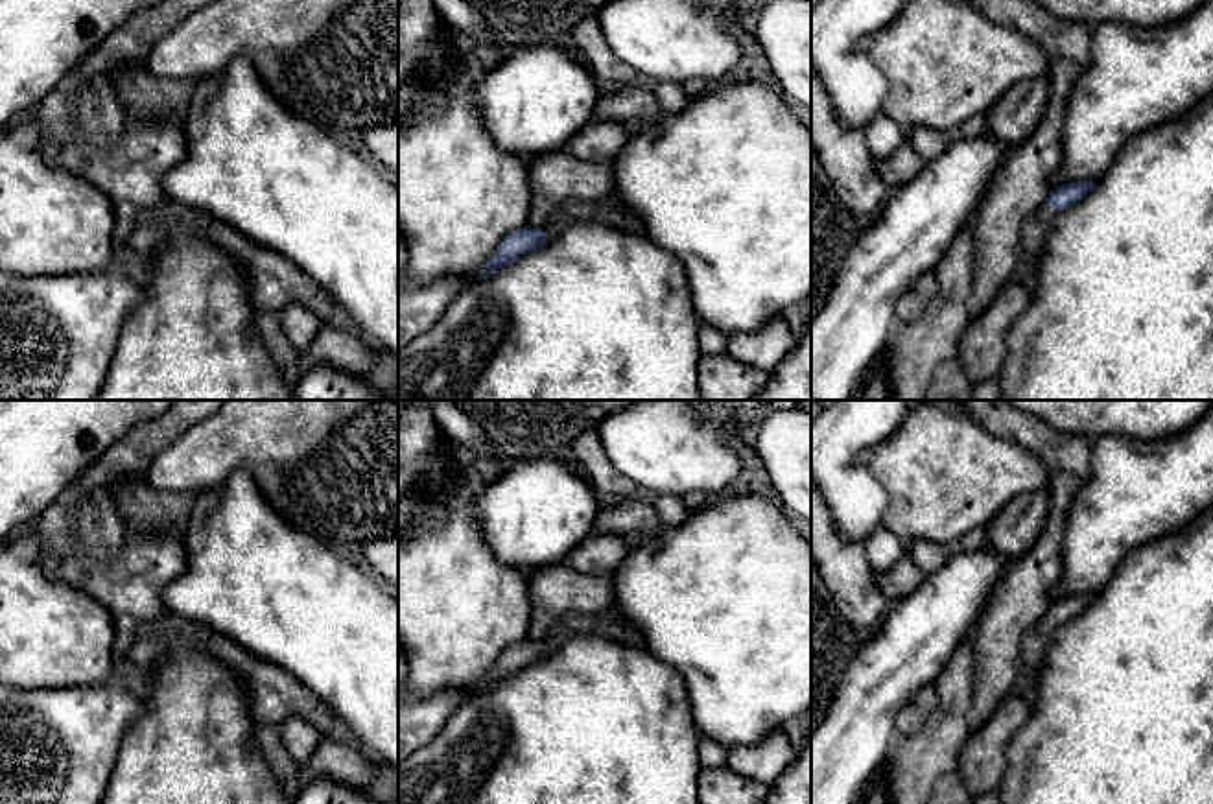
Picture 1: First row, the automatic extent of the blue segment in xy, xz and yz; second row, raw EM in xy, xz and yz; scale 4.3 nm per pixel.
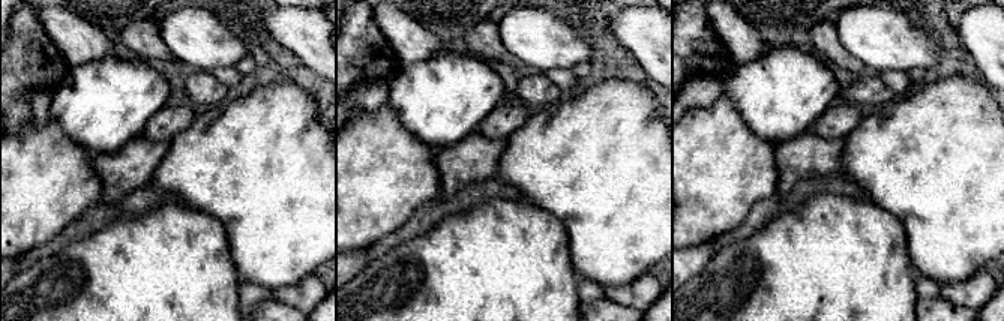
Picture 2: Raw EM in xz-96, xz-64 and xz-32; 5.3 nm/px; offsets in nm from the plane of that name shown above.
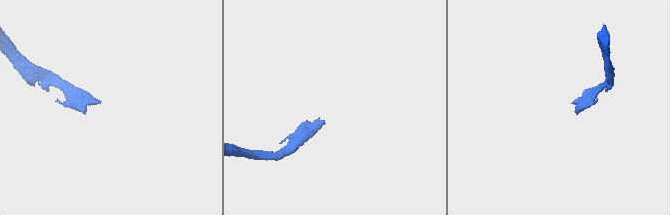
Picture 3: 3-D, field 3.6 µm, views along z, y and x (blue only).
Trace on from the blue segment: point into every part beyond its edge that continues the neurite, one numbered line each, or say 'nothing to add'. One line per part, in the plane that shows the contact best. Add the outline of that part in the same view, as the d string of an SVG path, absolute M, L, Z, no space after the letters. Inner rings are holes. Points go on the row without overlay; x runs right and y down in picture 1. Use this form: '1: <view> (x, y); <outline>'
1: xz (609, 624); M610 607L595 614L564 614L540 640L546 656L555 655L575 636L597 636L629 647L643 647L643 636Z

